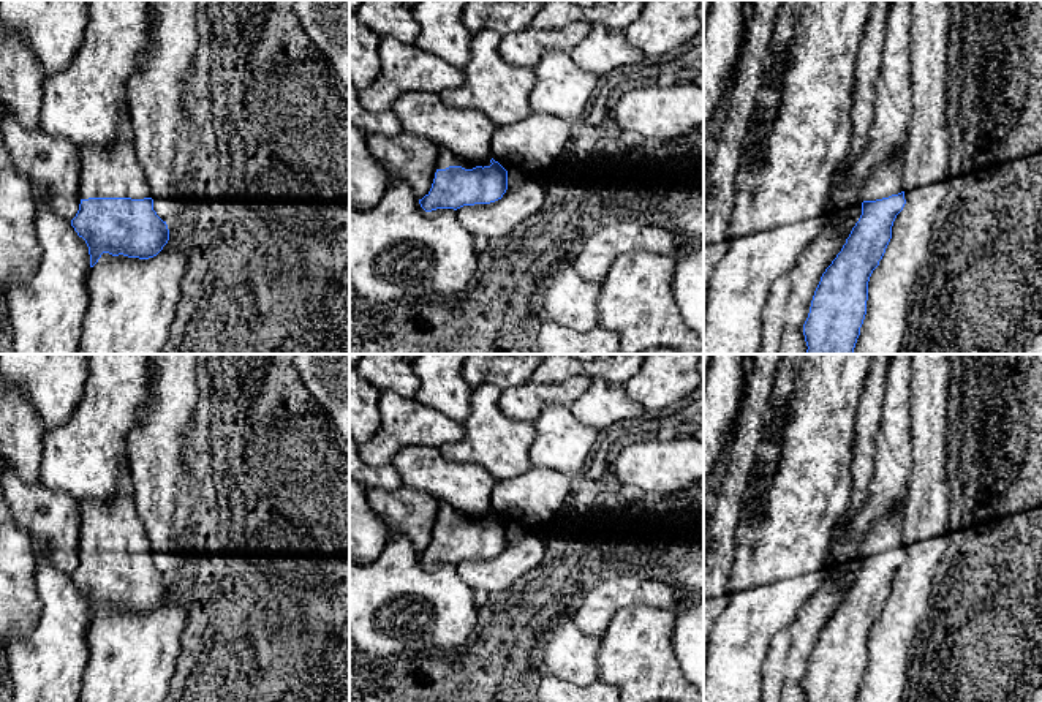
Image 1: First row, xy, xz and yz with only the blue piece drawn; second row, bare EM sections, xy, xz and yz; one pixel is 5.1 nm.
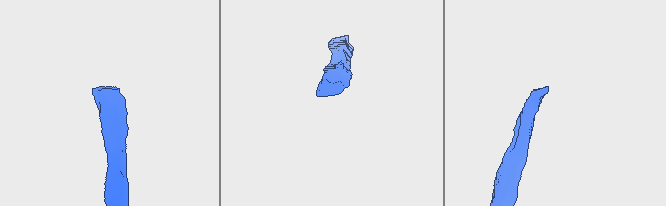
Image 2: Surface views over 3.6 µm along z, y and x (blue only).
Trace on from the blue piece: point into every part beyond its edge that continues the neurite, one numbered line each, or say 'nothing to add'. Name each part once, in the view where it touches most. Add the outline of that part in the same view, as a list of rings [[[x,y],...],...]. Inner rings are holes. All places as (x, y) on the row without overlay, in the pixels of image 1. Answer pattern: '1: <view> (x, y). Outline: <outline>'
1: xy (105, 527). Outline: [[[131,477],[119,482],[119,492],[109,503],[81,503],[79,552],[150,552],[150,541],[138,515]]]

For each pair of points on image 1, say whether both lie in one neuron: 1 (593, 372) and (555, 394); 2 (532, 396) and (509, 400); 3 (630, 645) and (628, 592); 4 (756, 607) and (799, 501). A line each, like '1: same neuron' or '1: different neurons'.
1: different neurons
2: same neuron
3: different neurons
4: same neuron

